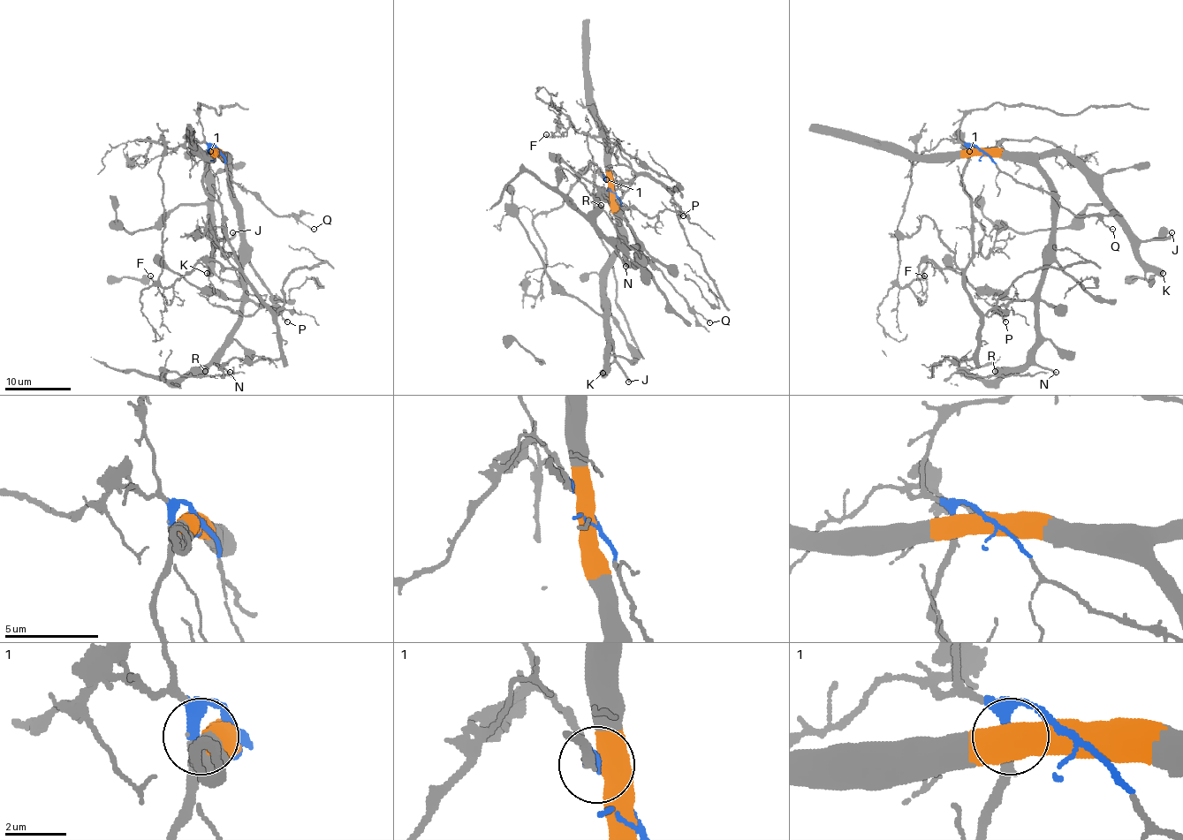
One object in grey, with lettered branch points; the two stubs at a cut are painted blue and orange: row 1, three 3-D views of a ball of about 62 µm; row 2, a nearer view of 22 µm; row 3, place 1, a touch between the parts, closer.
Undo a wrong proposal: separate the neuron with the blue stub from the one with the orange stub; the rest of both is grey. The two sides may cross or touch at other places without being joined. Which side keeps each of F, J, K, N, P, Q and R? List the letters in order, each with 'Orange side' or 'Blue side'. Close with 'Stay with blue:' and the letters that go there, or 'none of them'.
F: Blue side
J: Orange side
K: Orange side
N: Orange side
P: Blue side
Q: Blue side
R: Orange side
Stay with blue: F, P, Q

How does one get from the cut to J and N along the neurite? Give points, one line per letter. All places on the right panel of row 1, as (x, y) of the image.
J: (981, 150), (1068, 156), (1084, 174), (1101, 200), (1140, 240), (1163, 240), (1171, 231)
N: (981, 150), (1025, 158), (1048, 184), (1051, 240), (1043, 252), (1035, 361), (1057, 373)

